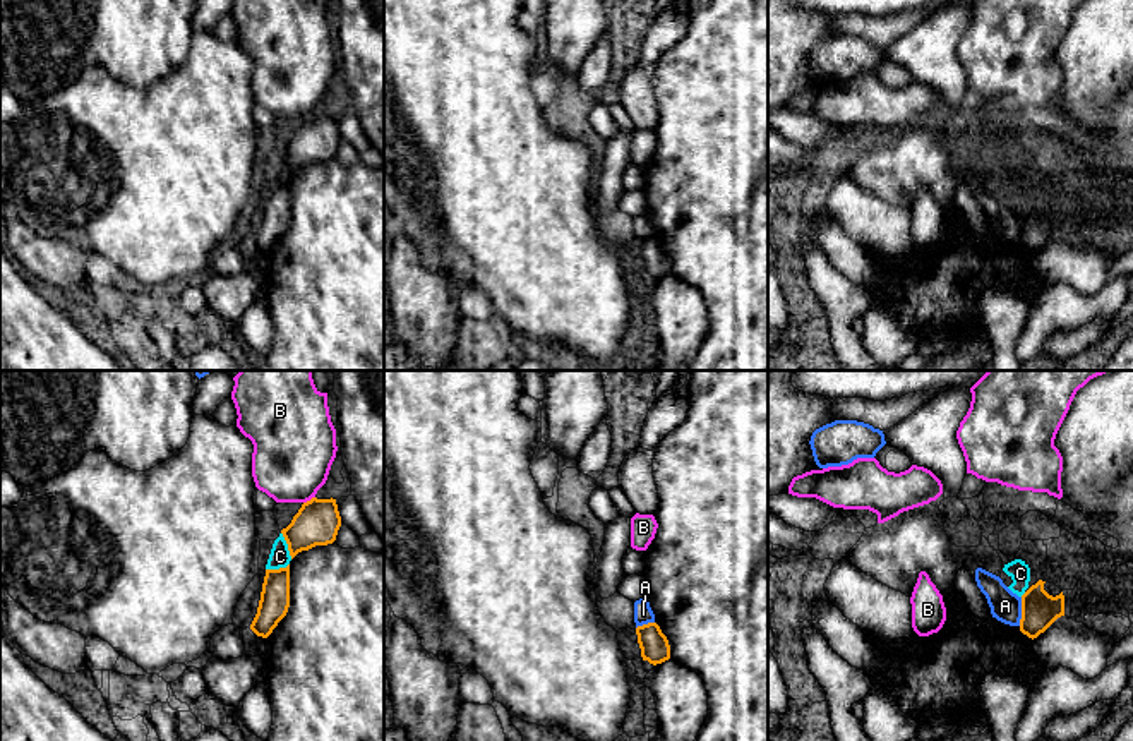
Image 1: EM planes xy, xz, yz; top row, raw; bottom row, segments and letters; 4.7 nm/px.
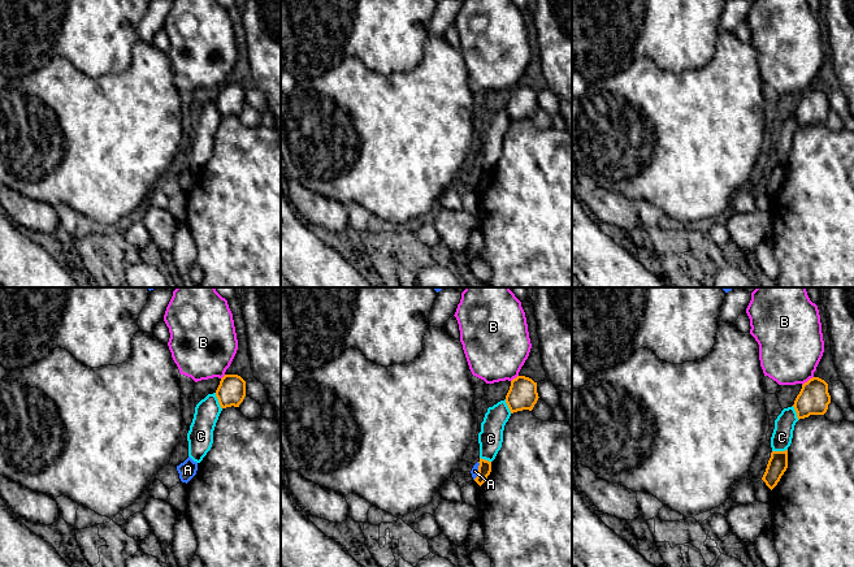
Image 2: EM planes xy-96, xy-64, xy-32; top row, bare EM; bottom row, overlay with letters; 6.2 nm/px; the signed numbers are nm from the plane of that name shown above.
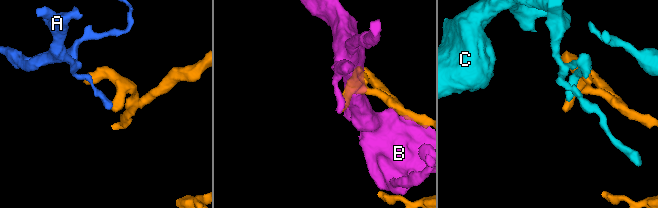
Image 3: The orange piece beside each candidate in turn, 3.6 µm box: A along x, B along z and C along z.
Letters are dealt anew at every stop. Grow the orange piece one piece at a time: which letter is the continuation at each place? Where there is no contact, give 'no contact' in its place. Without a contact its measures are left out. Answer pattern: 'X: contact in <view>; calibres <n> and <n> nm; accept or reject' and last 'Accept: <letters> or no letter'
A: contact in yz; calibres 170 and 140 nm; reject
B: contact in xy; calibres 200 and 380 nm; reject
C: contact in xy; calibres 200 and 100 nm; reject
Accept: no letter

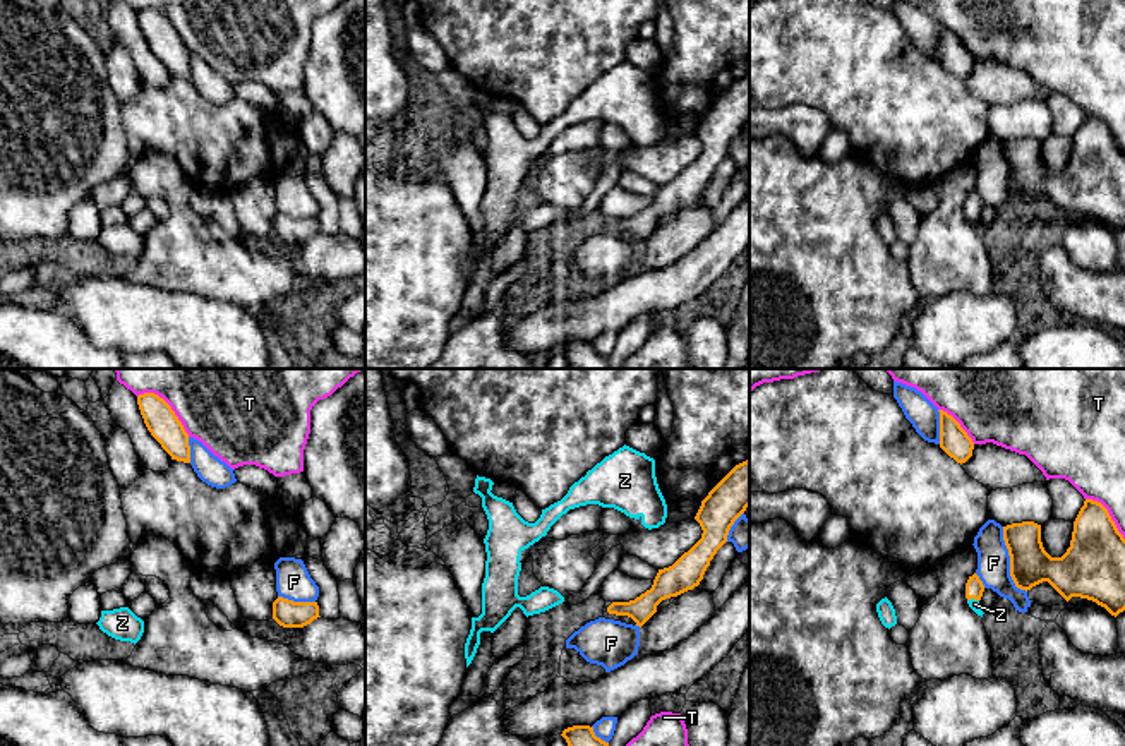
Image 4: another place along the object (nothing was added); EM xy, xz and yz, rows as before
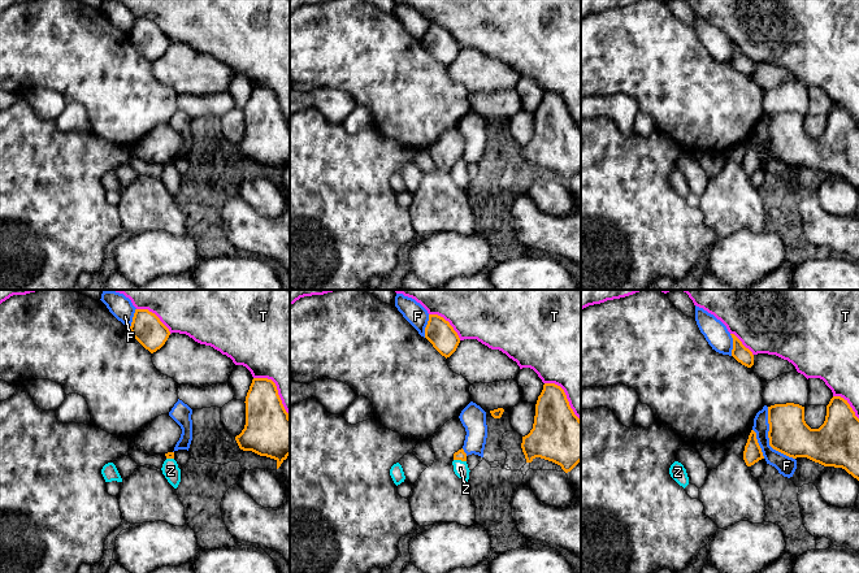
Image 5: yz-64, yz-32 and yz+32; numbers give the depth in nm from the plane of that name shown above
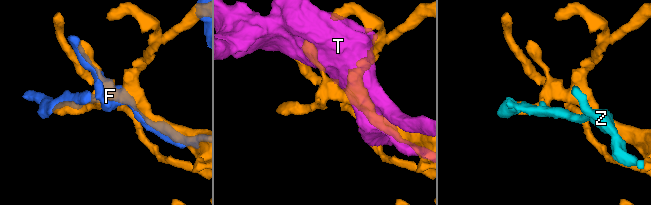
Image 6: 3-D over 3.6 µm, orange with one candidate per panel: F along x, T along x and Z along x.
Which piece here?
F: contact in yz; calibres 190 and 160 nm; reject
T: contact in xy; calibres 150 and 300 nm; reject
Z: contact in yz; calibres 90 and 50 nm; accept
Accept: Z

